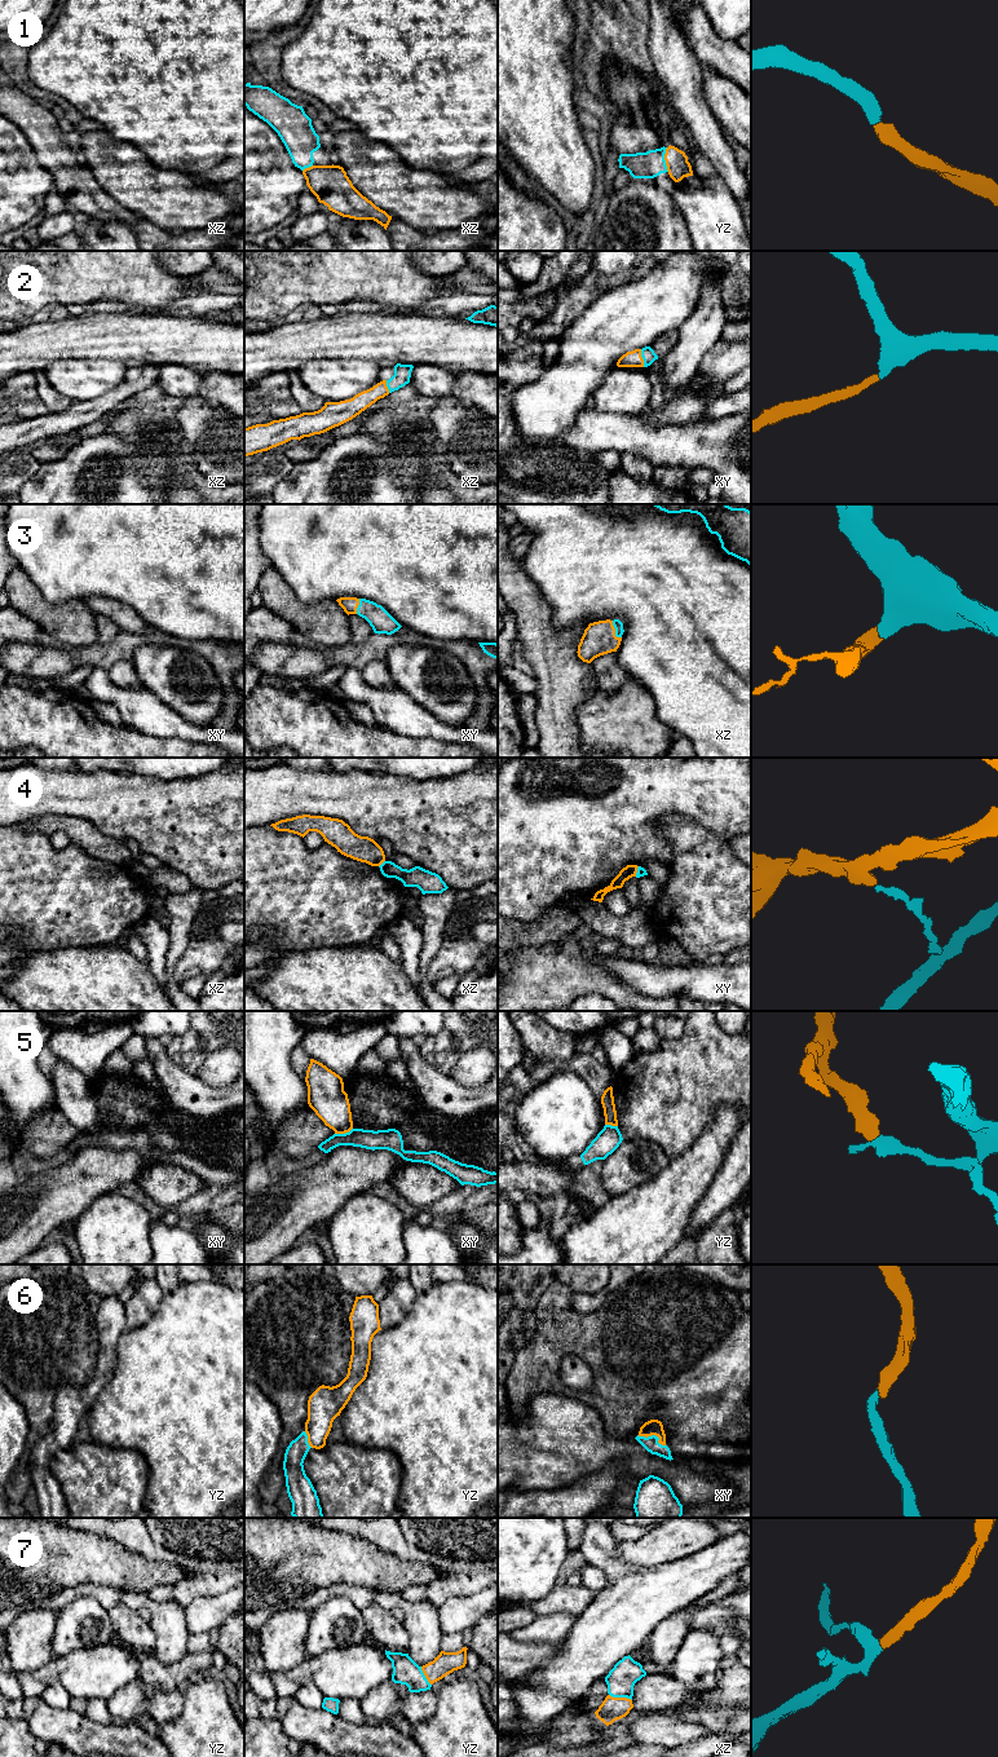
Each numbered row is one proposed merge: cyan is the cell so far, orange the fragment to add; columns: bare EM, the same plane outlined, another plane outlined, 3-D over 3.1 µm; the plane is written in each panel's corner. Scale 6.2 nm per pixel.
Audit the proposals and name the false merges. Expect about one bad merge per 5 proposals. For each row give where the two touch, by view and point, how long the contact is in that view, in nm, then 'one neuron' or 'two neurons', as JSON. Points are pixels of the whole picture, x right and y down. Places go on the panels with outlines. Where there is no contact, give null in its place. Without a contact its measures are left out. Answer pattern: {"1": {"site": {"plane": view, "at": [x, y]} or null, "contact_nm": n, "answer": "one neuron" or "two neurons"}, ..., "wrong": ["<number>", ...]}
{"1": {"site": {"plane": "yz", "at": [663, 159]}, "contact_nm": 150, "answer": "one neuron"}, "2": {"site": {"plane": "xy", "at": [643, 358]}, "contact_nm": 110, "answer": "one neuron"}, "3": {"site": {"plane": "xz", "at": [615, 631]}, "contact_nm": 130, "answer": "one neuron"}, "4": {"site": {"plane": "xz", "at": [382, 864]}, "contact_nm": 60, "answer": "two neurons"}, "5": {"site": {"plane": "xy", "at": [343, 1134]}, "contact_nm": 120, "answer": "two neurons"}, "6": {"site": {"plane": "xy", "at": [653, 1435]}, "contact_nm": 190, "answer": "one neuron"}, "7": {"site": {"plane": "xz", "at": [621, 1696]}, "contact_nm": 150, "answer": "one neuron"}, "wrong": ["4", "5"]}

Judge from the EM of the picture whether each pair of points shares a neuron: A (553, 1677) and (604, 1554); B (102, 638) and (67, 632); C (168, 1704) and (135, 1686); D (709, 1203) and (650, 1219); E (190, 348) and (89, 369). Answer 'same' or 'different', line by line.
A: same
B: different
C: same
D: different
E: different

